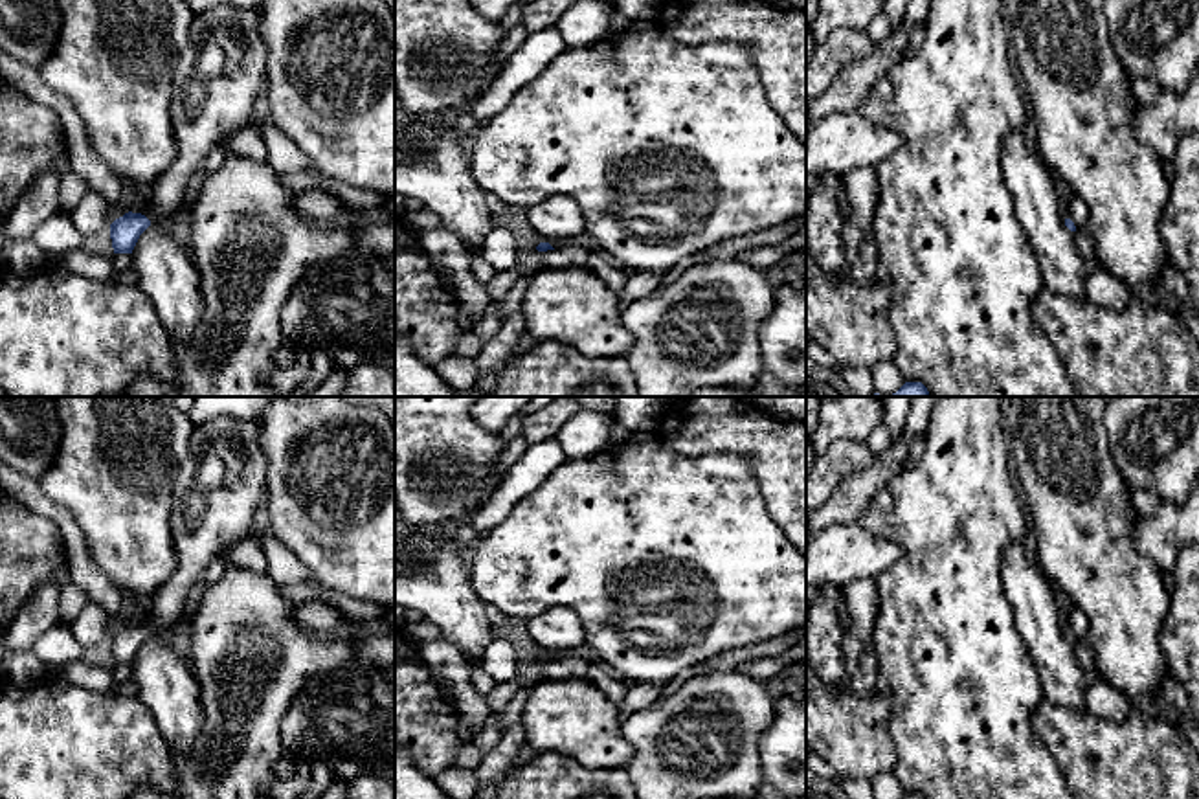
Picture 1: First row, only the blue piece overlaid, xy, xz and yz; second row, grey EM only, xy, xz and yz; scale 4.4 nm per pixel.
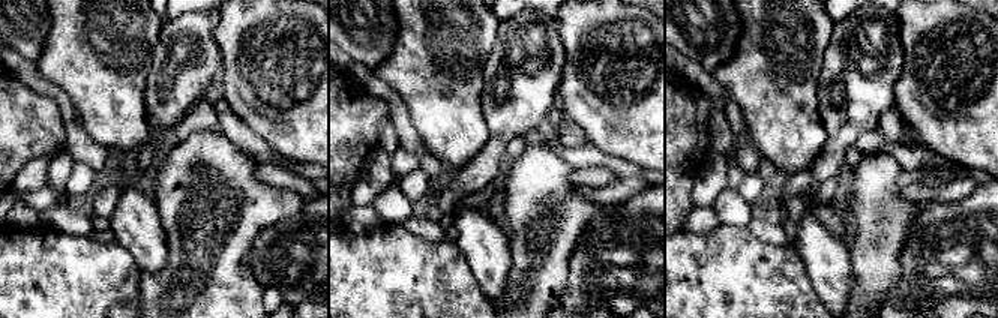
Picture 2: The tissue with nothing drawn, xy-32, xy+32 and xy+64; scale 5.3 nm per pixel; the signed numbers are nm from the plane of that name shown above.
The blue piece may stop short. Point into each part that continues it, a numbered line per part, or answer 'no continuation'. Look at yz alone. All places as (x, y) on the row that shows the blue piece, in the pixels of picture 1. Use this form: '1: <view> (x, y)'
1: yz (1078, 212)

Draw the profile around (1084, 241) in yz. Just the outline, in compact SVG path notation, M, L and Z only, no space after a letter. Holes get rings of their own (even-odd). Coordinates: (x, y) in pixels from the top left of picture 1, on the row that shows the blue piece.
M1087 228L1076 230L1074 241L1076 241L1078 252L1083 257L1085 274L1089 276L1100 266L1089 230Z

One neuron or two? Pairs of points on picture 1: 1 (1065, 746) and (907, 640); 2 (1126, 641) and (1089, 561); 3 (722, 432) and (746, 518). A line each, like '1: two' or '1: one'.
1: two
2: one
3: two

